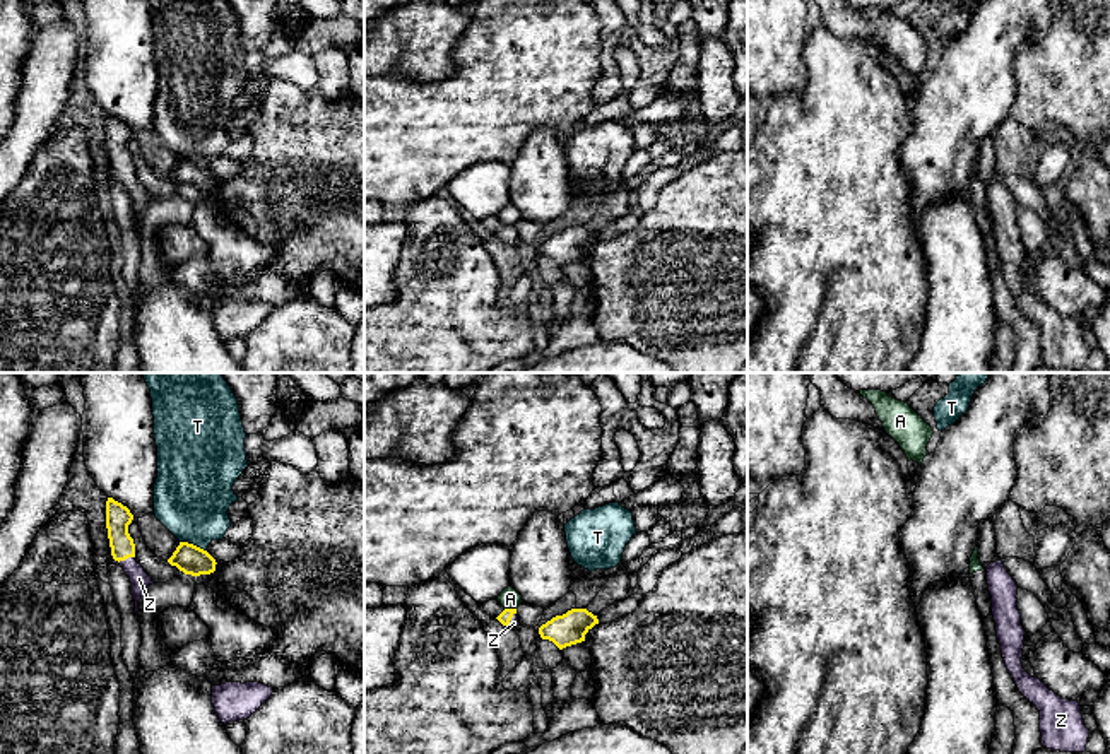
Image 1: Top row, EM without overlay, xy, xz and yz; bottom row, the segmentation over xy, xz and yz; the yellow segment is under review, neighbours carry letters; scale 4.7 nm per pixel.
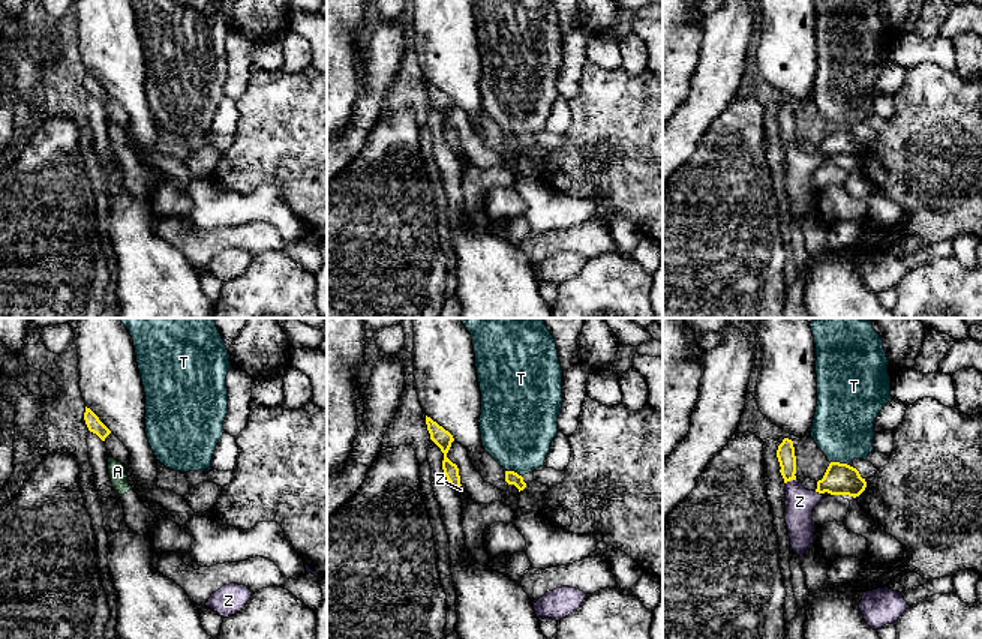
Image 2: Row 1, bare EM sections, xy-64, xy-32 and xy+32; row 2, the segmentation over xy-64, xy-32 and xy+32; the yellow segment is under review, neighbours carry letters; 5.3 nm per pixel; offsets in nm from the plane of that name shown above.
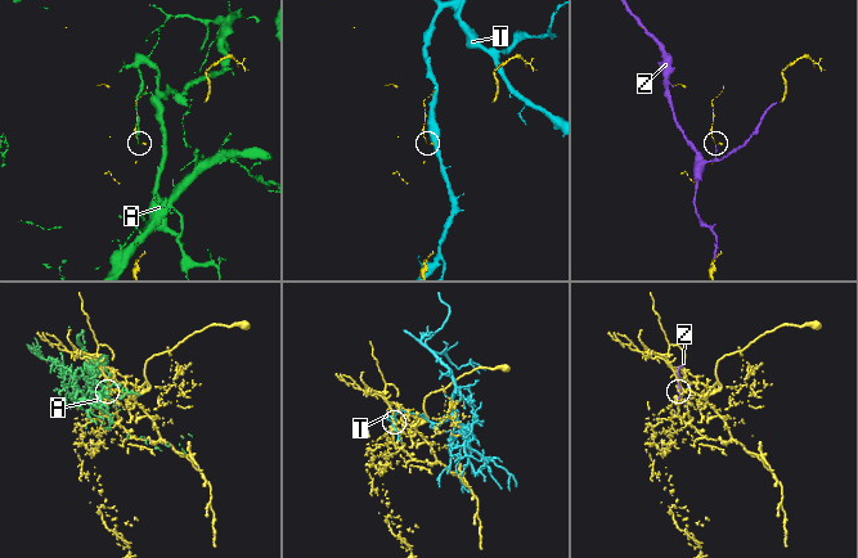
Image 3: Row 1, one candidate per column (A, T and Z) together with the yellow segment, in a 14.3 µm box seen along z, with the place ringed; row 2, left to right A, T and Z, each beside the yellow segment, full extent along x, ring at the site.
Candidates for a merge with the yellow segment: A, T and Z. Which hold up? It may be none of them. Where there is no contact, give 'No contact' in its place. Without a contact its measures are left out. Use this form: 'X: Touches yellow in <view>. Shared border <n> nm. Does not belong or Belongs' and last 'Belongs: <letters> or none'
A: Touches yellow in xz. Shared border 60 nm. Does not belong
T: Touches yellow in xy. Shared border 140 nm. Does not belong
Z: Touches yellow in xy. Shared border 80 nm. Belongs
Belongs: Z

